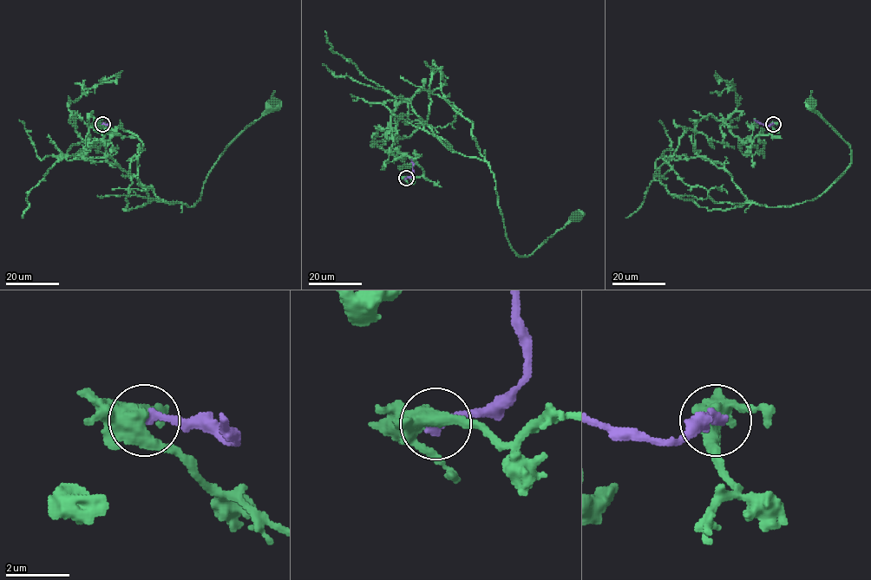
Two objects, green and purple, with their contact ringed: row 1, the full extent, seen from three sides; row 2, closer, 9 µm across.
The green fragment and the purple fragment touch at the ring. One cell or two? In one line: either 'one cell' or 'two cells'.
two cells

